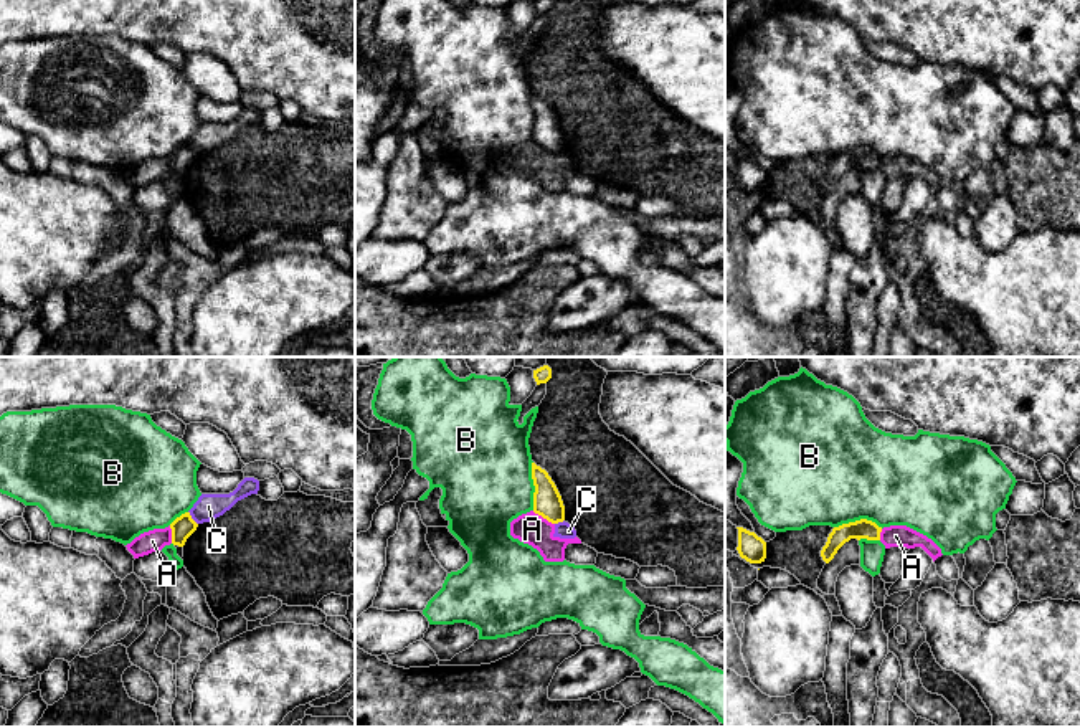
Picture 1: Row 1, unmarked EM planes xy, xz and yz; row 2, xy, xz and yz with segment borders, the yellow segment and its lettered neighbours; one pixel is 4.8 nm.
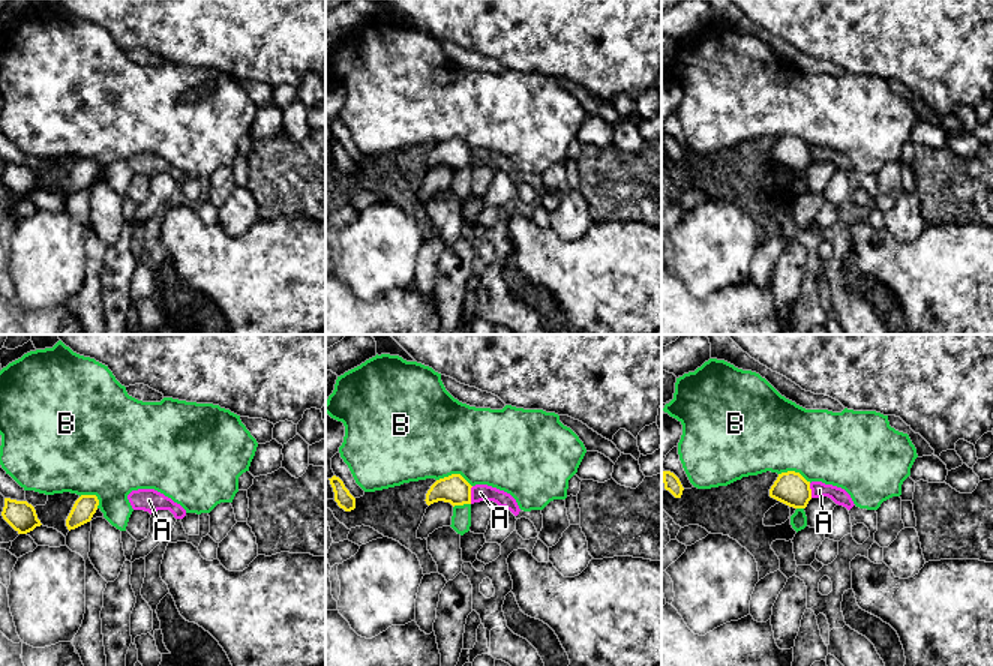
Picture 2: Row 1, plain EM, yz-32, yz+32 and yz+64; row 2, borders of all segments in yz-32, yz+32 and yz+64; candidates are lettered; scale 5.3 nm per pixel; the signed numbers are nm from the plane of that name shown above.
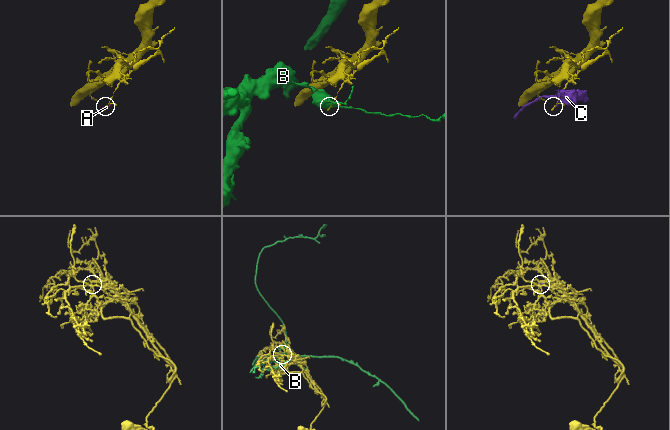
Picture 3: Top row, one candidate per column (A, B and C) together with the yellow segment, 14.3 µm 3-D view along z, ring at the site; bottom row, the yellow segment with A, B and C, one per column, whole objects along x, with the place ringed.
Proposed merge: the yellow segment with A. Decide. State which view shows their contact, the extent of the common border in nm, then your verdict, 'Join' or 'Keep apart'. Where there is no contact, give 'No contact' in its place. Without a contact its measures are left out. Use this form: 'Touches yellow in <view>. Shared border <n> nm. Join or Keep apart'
Touches yellow in xz. Shared border 130 nm. Keep apart

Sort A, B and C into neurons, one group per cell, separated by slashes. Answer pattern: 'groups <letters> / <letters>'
groups A C / B

